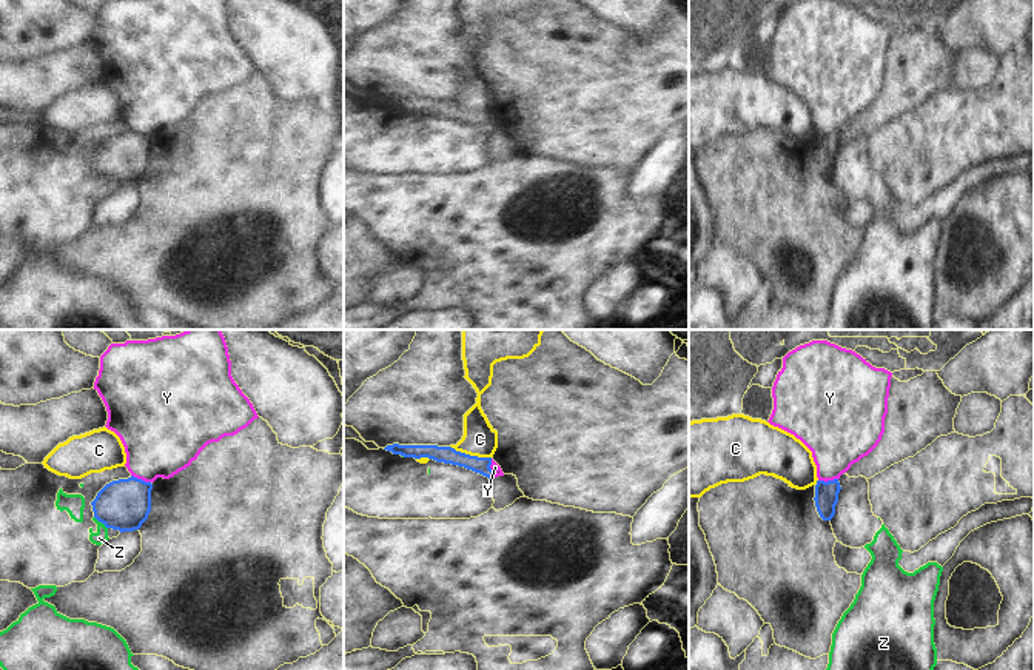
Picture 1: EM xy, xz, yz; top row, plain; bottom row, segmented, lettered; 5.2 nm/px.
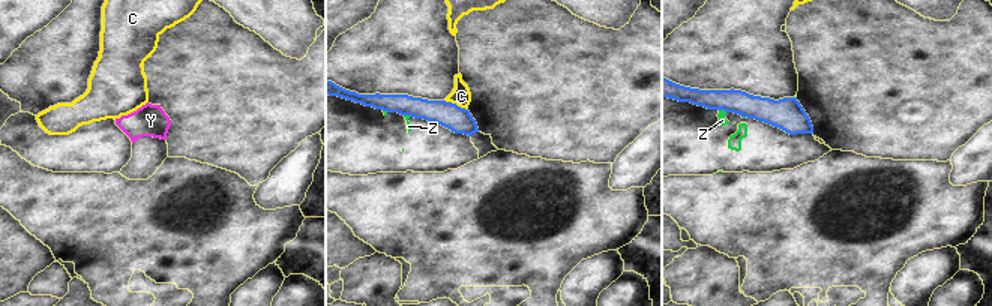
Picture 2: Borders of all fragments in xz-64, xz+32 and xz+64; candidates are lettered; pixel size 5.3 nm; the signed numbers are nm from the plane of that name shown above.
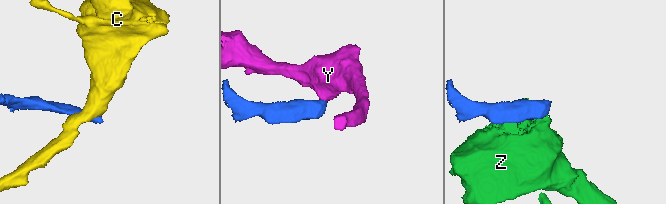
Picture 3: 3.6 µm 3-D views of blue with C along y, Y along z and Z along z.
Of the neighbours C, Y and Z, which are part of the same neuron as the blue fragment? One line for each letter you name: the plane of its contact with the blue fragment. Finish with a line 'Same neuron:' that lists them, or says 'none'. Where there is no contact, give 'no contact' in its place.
Same neuron: none

